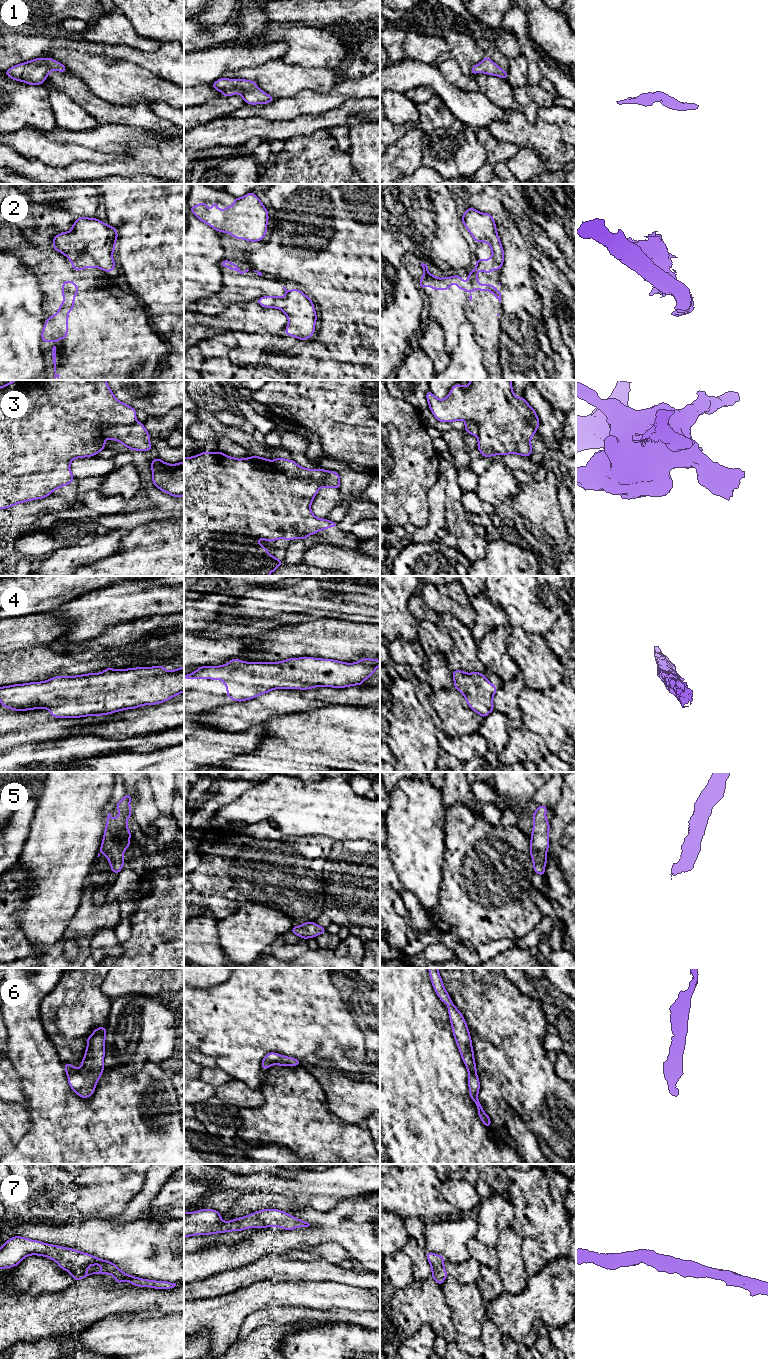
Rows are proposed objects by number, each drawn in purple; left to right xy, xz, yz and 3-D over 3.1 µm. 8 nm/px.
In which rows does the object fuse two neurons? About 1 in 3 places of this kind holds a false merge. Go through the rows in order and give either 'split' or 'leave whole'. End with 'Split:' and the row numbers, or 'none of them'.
1: leave whole
2: split
3: split
4: leave whole
5: leave whole
6: leave whole
7: leave whole
Split: 2, 3

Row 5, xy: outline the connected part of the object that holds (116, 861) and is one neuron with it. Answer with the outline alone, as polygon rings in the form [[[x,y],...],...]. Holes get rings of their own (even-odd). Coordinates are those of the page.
[[[126,794],[117,804],[119,814],[116,819],[113,819],[108,813],[106,819],[106,827],[98,856],[104,853],[110,863],[112,873],[119,873],[124,864],[123,852],[131,846],[129,839],[131,832],[127,827],[127,819],[133,814],[129,802],[133,799],[131,795]]]

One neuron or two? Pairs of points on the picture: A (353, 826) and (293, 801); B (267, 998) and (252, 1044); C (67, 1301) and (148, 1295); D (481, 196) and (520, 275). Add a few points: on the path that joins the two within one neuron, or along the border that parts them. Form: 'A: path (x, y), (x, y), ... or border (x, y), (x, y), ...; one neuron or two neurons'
A: path (338, 812), (332, 808), (308, 808); one neuron
B: path (260, 1009), (252, 1017), (252, 1033); one neuron
C: path (87, 1301), (91, 1299), (128, 1299); one neuron
D: border (492, 215), (509, 231); two neurons

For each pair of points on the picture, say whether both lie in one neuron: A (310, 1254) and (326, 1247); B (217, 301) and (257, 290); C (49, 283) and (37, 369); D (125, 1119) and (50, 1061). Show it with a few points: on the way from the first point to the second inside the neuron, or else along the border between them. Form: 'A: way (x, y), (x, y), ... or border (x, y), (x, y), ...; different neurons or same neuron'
A: way (314, 1253), (322, 1251); same neuron
B: way (227, 296), (234, 290), (247, 290); same neuron
C: border (40, 289), (47, 316), (41, 335); different neurons
D: way (102, 1119), (89, 1119), (54, 1084); same neuron

